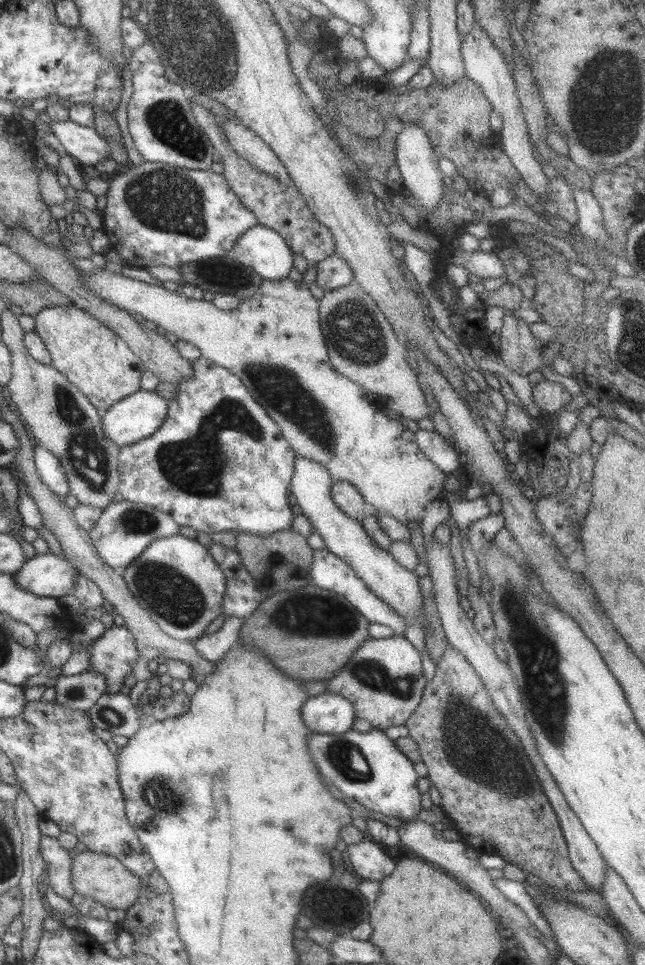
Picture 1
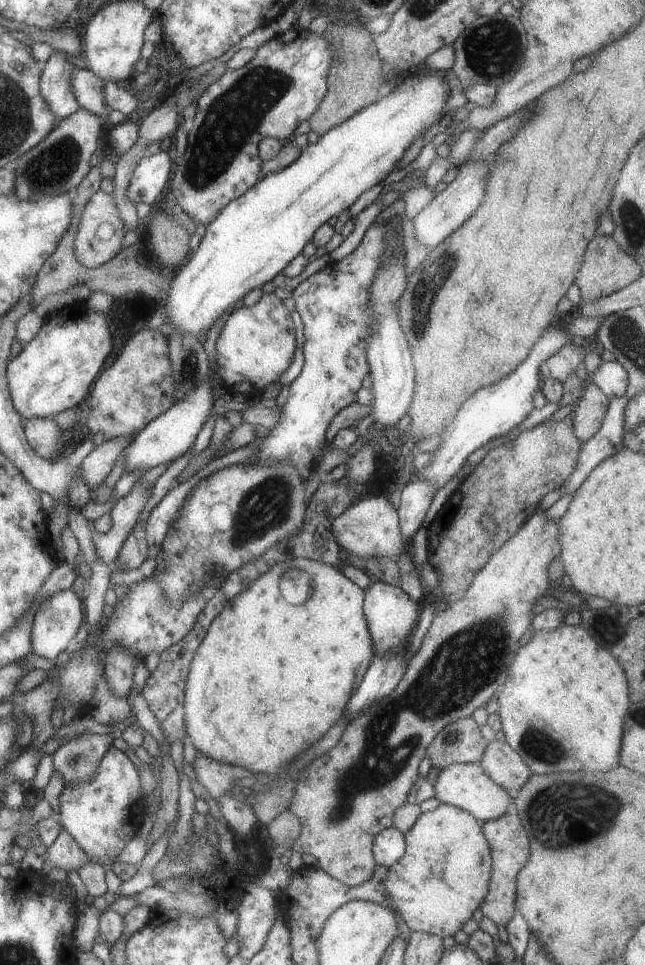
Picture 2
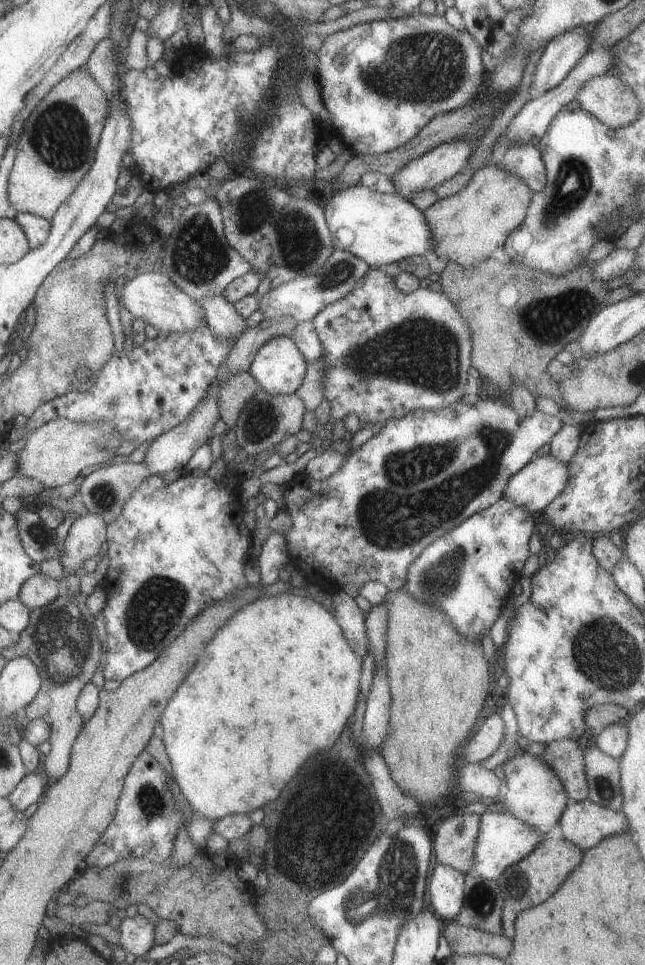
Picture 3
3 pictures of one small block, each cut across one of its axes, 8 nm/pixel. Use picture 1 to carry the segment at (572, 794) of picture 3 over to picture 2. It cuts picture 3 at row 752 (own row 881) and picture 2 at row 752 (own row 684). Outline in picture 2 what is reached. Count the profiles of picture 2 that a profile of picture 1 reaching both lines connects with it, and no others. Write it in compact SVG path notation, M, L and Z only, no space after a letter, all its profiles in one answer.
M472 715L447 724L427 748L432 767L441 771L451 764L480 763L489 743L480 729Z

